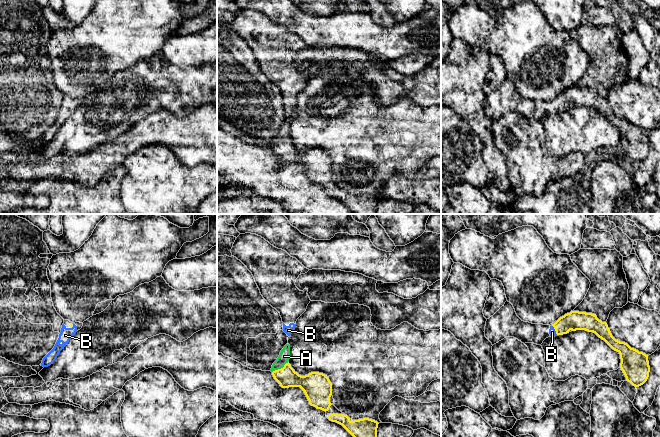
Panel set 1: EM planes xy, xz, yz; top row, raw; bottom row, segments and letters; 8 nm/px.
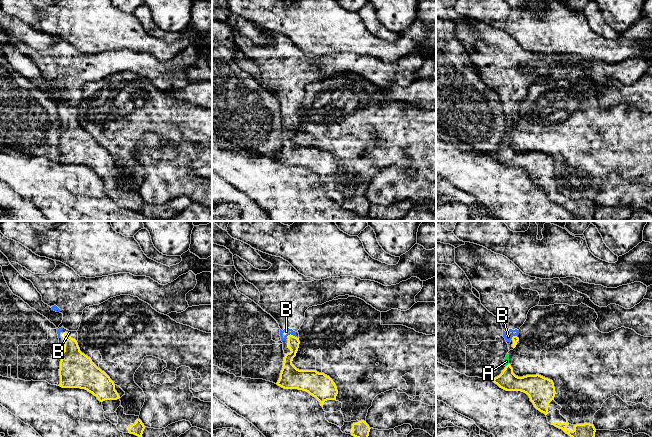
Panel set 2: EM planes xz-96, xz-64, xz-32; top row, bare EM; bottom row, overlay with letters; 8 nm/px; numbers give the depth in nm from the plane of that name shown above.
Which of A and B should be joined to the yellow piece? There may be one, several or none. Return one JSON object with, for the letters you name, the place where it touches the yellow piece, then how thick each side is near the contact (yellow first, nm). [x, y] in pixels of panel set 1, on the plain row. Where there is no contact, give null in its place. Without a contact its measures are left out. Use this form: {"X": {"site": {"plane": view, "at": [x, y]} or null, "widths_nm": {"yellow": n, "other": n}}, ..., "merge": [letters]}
{"A": {"site": {"plane": "xz", "at": [281, 144]}, "widths_nm": {"yellow": 160, "other": 90}}, "B": {"site": {"plane": "yz", "at": [555, 106]}, "widths_nm": {"yellow": 160, "other": 60}}, "merge": ["A", "B"]}

